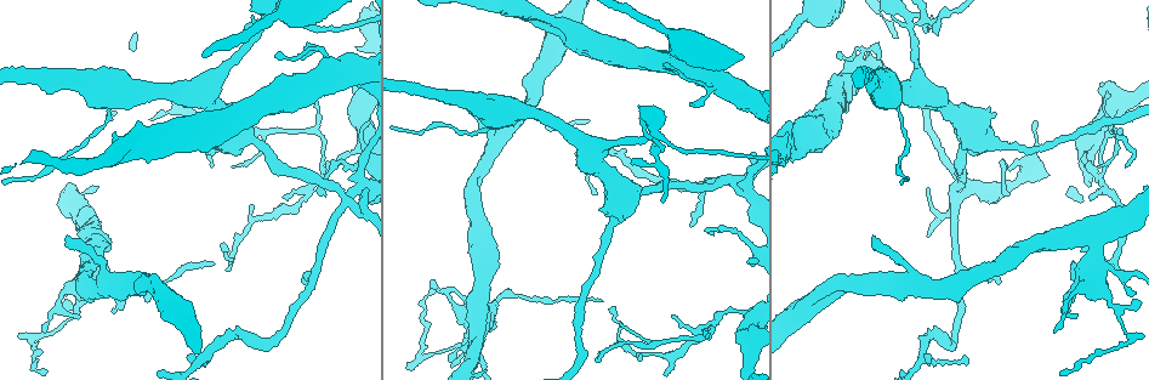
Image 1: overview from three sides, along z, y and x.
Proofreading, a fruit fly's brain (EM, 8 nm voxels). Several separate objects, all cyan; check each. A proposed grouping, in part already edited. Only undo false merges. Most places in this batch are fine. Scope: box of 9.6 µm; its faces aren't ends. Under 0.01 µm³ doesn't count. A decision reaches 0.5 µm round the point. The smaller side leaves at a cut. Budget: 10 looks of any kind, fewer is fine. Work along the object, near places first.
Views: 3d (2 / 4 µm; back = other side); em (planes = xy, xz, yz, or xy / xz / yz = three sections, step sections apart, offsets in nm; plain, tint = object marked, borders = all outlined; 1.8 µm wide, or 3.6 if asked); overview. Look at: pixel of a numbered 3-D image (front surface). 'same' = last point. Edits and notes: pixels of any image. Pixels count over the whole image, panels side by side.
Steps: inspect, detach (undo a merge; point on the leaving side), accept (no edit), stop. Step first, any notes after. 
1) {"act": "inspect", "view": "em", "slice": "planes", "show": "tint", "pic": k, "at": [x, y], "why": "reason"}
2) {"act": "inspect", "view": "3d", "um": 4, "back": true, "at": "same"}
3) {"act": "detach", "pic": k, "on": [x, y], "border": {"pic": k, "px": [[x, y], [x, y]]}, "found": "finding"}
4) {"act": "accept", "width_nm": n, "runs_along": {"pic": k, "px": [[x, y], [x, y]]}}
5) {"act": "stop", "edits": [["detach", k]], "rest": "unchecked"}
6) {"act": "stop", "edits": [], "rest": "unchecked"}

{"act": "inspect", "view": "em", "slice": "planes", "show": "tint", "pic": 1, "at": [909, 21], "why": "abrupt turn"}

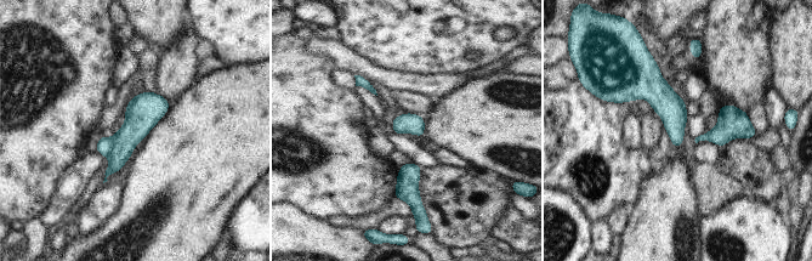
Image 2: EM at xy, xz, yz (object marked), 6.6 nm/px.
{"act": "detach", "pic": 2, "on": [103, 146], "border": {"pic": 2, "px": [[112, 138], [112, 146], [107, 154]]}, "found": "two cells meet here"}

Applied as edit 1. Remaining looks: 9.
{"act": "inspect", "view": "overview"}

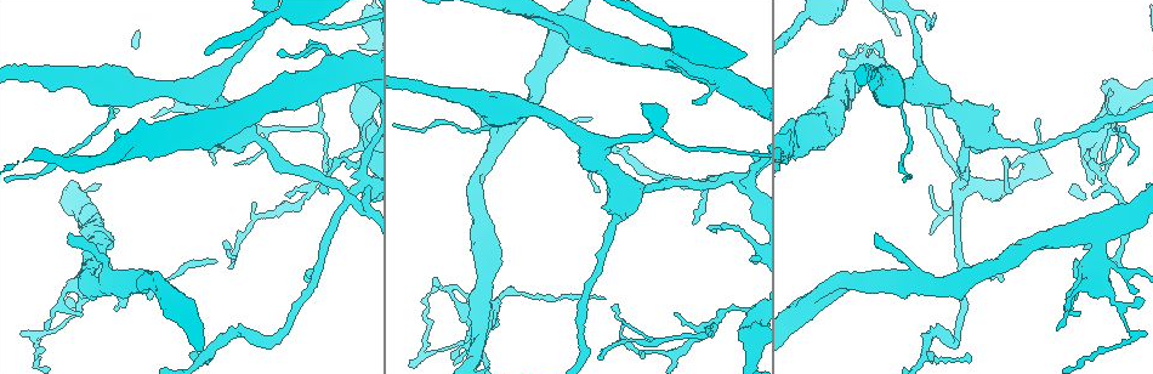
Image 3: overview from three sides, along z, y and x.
{"act": "inspect", "view": "em", "slice": "planes", "show": "tint", "pic": 3, "at": [1103, 174], "why": "sharp bend"}

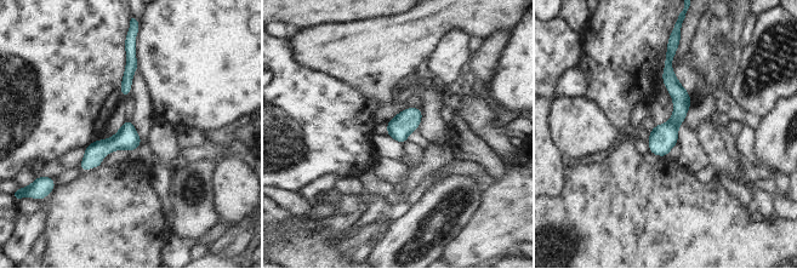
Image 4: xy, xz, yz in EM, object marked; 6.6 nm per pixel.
{"act": "accept", "runs_along": {"pic": 4, "px": [[667, 61], [678, 116], [661, 153]]}, "found": "all the same cell"}

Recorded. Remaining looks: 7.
{"act": "inspect", "view": "3d", "um": 2, "pic": 3, "at": [426, 353], "why": "abrupt turn"}

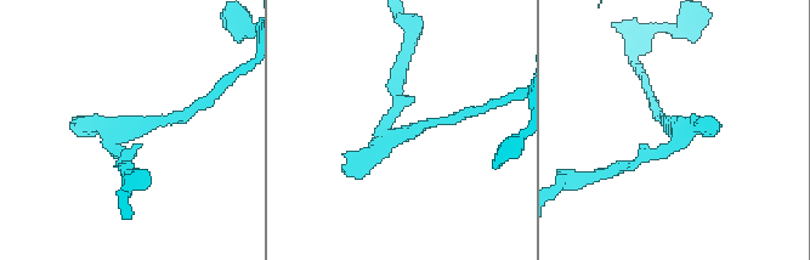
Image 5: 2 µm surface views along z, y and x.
{"act": "inspect", "view": "em", "um": 3.6, "slice": "planes", "show": "tint", "pic": 5, "at": [130, 135]}

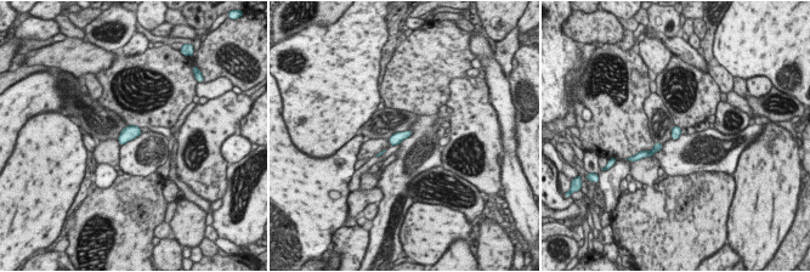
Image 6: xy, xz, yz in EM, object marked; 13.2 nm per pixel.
{"act": "accept", "found": "all the same cell"}

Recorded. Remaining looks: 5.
{"act": "inspect", "view": "3d", "um": 4, "pic": 3, "at": [1106, 270], "why": "thin neck"}

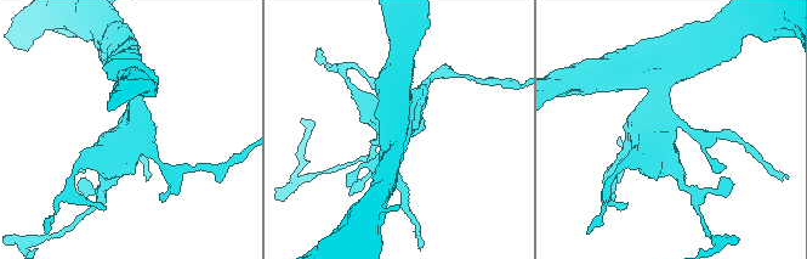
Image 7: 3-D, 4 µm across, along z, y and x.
{"act": "inspect", "view": "em", "um": 3.6, "slice": "planes", "show": "plain", "pic": 7, "at": [671, 130], "why": "shape alone is not enough"}

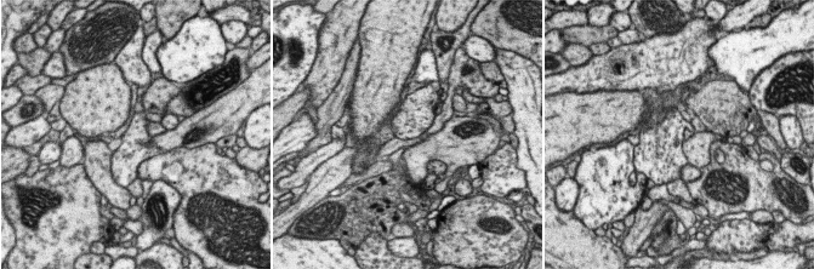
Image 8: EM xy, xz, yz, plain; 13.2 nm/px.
{"act": "inspect", "view": "em", "um": 3.6, "slice": "planes", "show": "tint", "at": "same"}

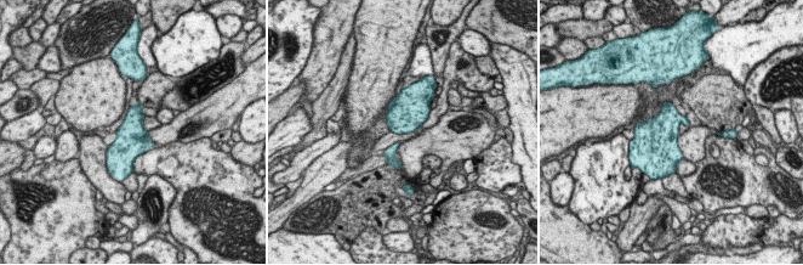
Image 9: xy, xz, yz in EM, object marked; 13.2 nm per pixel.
{"act": "accept", "found": "all the same cell"}

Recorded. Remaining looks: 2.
{"act": "stop", "edits": [["detach", 2]], "rest": "unchecked"}

